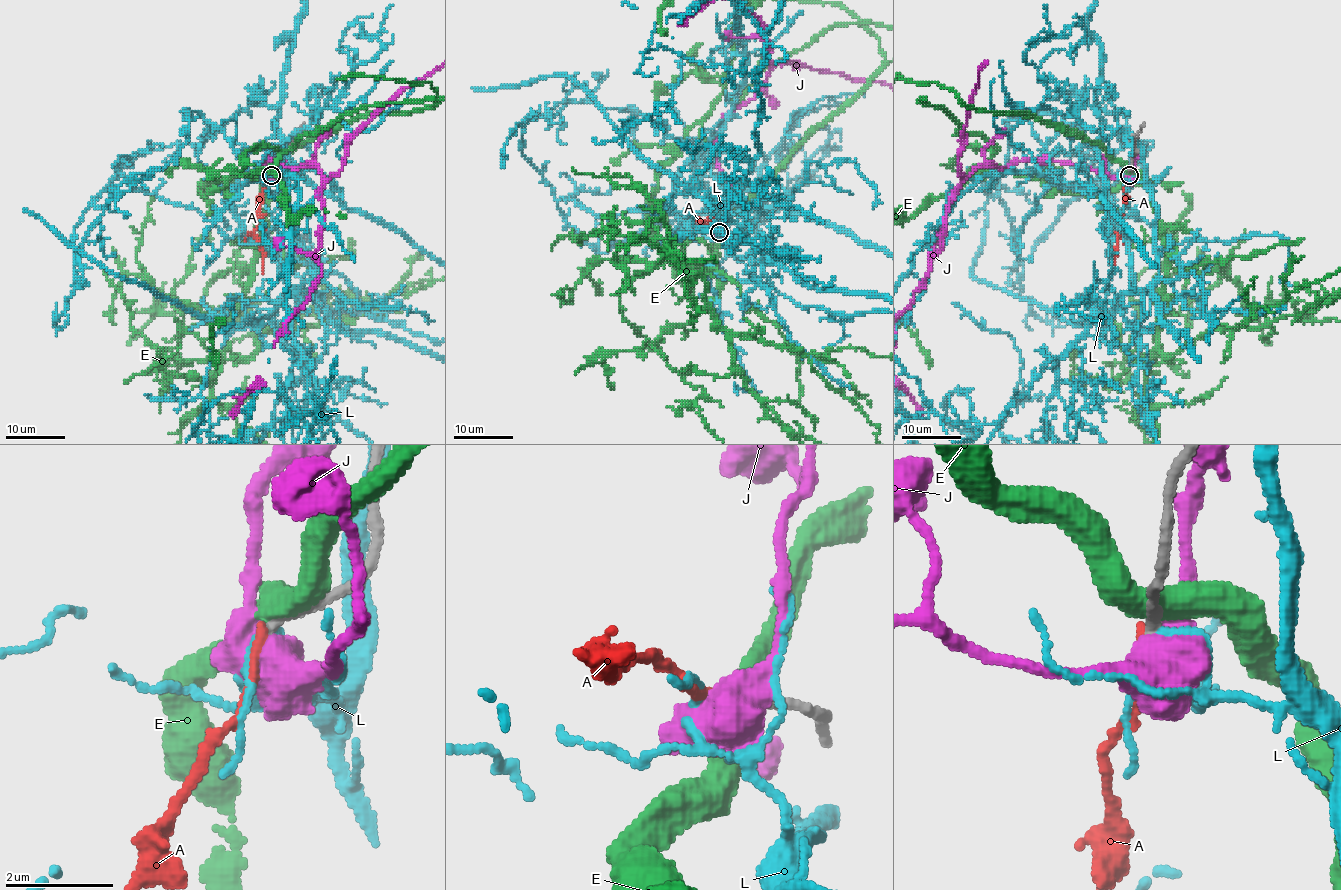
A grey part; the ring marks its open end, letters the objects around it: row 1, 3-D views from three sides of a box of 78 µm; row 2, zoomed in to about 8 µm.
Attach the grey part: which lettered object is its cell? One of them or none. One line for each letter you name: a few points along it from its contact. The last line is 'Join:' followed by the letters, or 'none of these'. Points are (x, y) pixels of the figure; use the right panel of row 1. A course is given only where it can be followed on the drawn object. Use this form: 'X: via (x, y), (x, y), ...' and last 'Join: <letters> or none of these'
A: via (1130, 175), (1112, 267), (1118, 270)
Join: A

